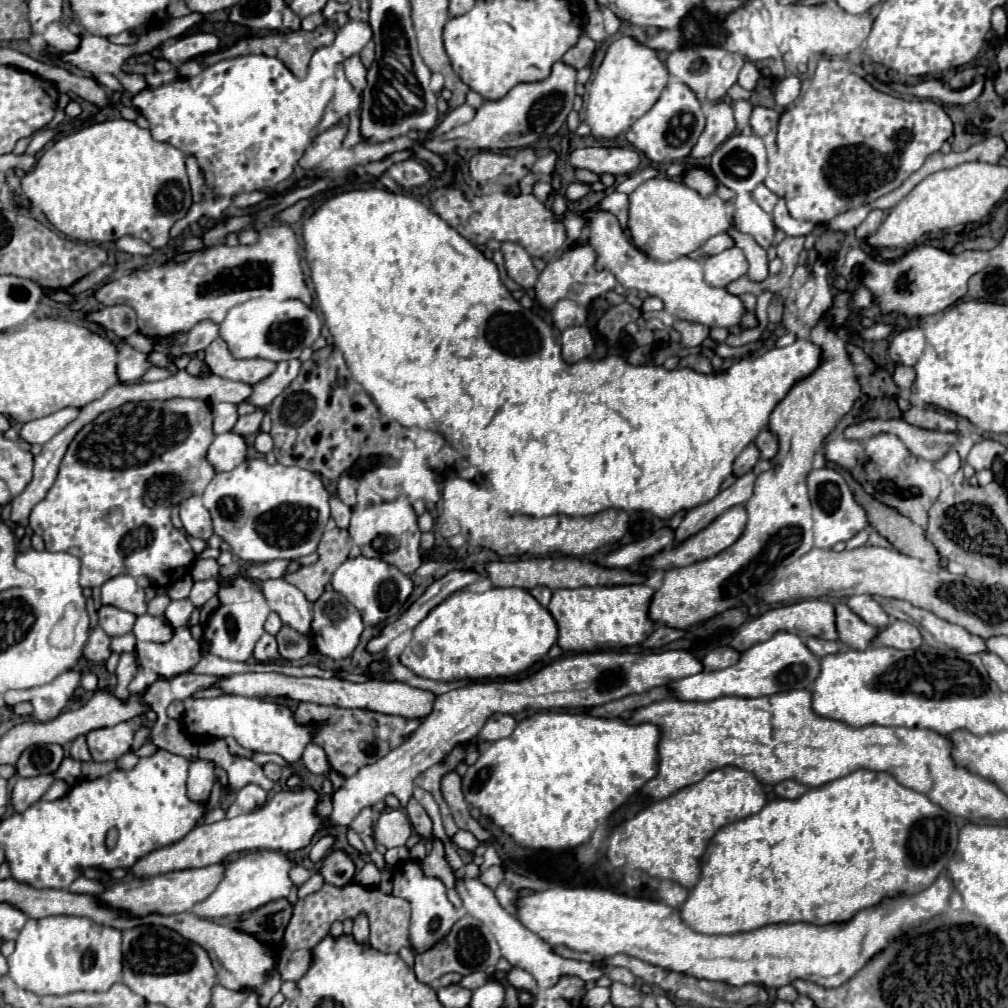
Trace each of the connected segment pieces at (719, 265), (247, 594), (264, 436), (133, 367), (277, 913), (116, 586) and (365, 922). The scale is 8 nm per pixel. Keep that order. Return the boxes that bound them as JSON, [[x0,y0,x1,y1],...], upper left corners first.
[[703,247,747,287],[203,577,269,661],[255,431,273,453],[117,343,151,383],[233,899,293,951],[101,575,147,615],[353,913,369,943]]

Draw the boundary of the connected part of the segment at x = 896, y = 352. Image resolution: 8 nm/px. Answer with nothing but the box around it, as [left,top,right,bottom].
[889,327,925,365]

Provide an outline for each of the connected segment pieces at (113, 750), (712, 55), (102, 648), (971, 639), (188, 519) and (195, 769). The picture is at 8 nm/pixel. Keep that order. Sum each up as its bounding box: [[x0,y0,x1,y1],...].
[[87,723,133,761],[667,45,745,101],[83,627,111,663],[923,611,987,655],[179,495,213,539],[187,759,215,803]]

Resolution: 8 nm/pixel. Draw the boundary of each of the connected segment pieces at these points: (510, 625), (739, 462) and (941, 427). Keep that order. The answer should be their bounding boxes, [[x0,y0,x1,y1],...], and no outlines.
[[401,577,559,683],[733,445,759,477],[903,407,957,431]]

